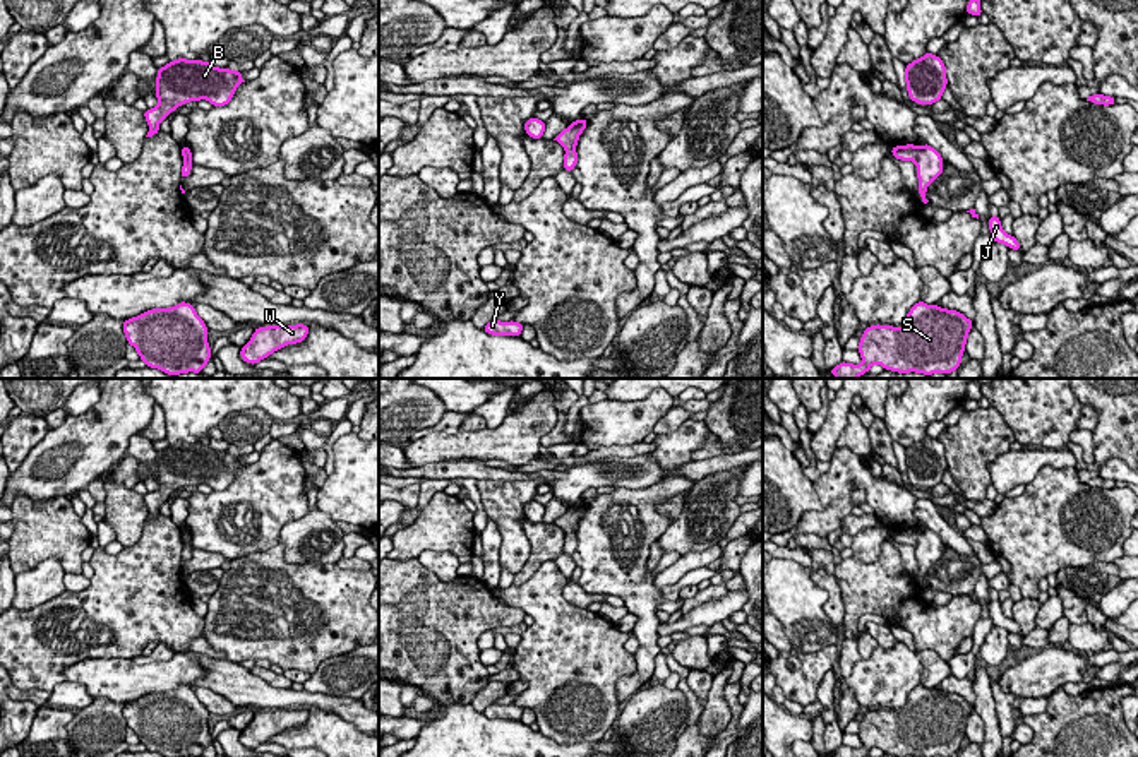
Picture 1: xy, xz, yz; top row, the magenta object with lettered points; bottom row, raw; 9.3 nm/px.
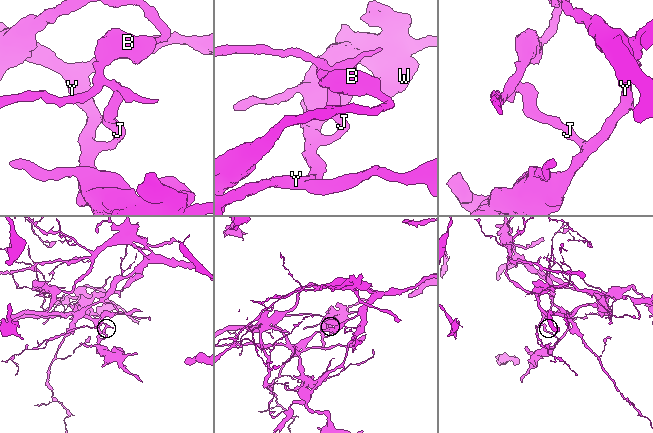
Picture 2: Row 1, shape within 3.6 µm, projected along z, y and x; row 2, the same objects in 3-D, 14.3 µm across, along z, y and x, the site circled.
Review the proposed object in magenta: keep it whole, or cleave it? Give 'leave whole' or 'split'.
split

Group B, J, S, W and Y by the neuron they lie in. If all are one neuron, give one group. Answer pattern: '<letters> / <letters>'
B / J S W Y

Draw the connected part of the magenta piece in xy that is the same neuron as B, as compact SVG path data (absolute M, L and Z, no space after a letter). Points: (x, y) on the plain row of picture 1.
M177 442L165 450L158 450L158 490L144 495L149 509L146 521L156 519L159 507L185 486L206 483L213 490L226 490L242 466L245 466L242 456L228 450L219 452L201 442Z

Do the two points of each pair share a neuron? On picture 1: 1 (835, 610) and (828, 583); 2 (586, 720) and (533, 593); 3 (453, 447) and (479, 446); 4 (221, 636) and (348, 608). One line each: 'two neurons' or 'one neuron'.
1: one neuron
2: one neuron
3: one neuron
4: one neuron

